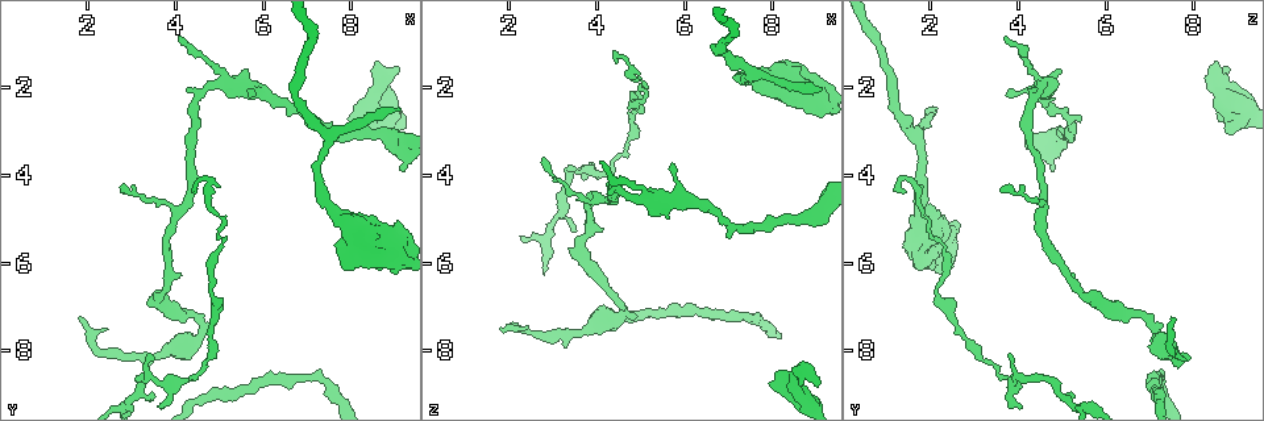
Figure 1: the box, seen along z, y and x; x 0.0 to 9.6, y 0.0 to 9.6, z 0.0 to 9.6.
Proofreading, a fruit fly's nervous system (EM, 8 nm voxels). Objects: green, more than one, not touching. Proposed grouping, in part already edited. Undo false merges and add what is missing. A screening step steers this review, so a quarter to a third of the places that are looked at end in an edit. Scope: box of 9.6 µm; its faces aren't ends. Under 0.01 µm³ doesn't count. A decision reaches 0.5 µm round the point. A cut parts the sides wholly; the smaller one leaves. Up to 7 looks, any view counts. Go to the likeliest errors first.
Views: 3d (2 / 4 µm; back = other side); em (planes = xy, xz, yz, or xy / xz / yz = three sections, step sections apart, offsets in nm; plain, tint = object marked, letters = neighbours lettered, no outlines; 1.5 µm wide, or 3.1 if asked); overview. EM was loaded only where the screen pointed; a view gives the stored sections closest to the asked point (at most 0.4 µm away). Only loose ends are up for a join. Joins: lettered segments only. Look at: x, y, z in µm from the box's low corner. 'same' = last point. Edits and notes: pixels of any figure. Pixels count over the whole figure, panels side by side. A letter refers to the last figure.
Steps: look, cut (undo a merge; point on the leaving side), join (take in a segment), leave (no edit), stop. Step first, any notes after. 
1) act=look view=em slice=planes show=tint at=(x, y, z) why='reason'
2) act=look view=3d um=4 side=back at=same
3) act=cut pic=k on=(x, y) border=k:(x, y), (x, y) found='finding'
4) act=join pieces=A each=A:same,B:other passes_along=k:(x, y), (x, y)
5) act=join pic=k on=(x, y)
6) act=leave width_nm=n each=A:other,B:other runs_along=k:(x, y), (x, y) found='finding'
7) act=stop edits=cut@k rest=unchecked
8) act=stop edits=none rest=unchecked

act=look view=3d um=2 at=(9.00, 1.60, 8.75) why='free end'

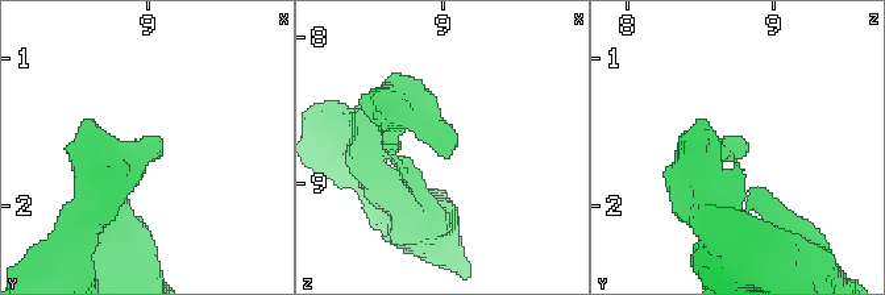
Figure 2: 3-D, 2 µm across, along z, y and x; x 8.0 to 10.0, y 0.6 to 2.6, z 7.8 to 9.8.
act=look view=em slice=planes show=letters at=(9.04, 1.56, 8.82) why='need the tissue'

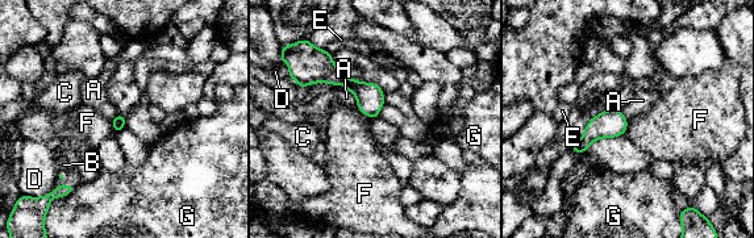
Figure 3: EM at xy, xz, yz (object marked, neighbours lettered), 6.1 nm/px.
act=leave longest_contact=A:260nm each=A:other,B:other,C:other,D:other,E:other,F:other,G:other found='no lettered segment goes on from it'

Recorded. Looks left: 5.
act=look view=3d um=4 at=(8.85, 3.15, 5.05) why='sudden change in width'

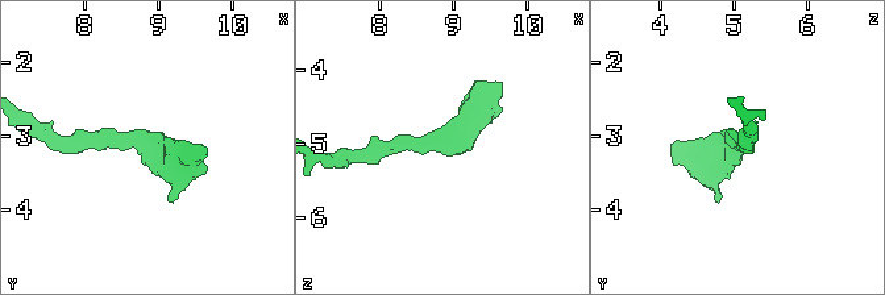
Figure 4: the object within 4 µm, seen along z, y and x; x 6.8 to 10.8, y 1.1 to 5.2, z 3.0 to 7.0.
act=look view=em slice=planes show=letters at=(8.90, 3.20, 5.00) arms=3 arm_widths_nm=160,260,400

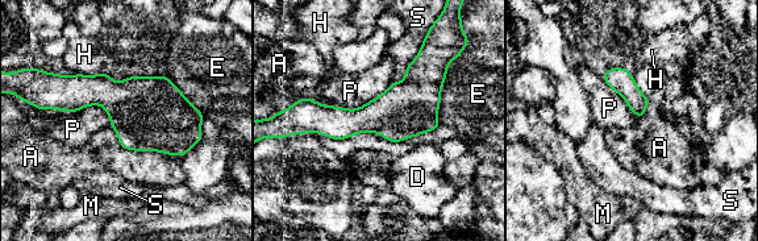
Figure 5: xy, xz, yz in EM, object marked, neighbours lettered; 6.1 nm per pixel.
act=leave longest_contact=A:480nm each=A:other,D:other,E:other,H:other,M:other,P:other,S:other border=5:(109, 125), (124, 148), (180, 158) found='one cell here'

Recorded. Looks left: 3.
act=look view=em slice=xz step=4 show=letters at=(3.40, 8.10, 3.85) why='free end'

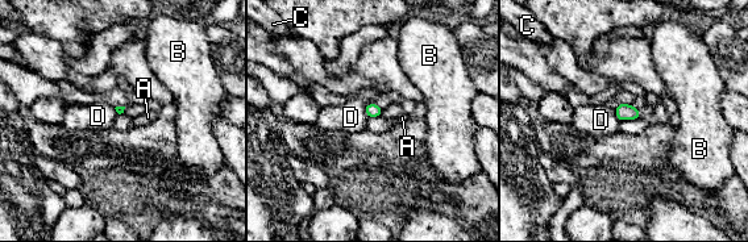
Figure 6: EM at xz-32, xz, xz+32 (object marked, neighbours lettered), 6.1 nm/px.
act=leave each=A:other,B:other,C:other,D:other border=6:(364, 105), (368, 117) found='none of them fits'

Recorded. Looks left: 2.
act=stop edits=none rest=unchecked

